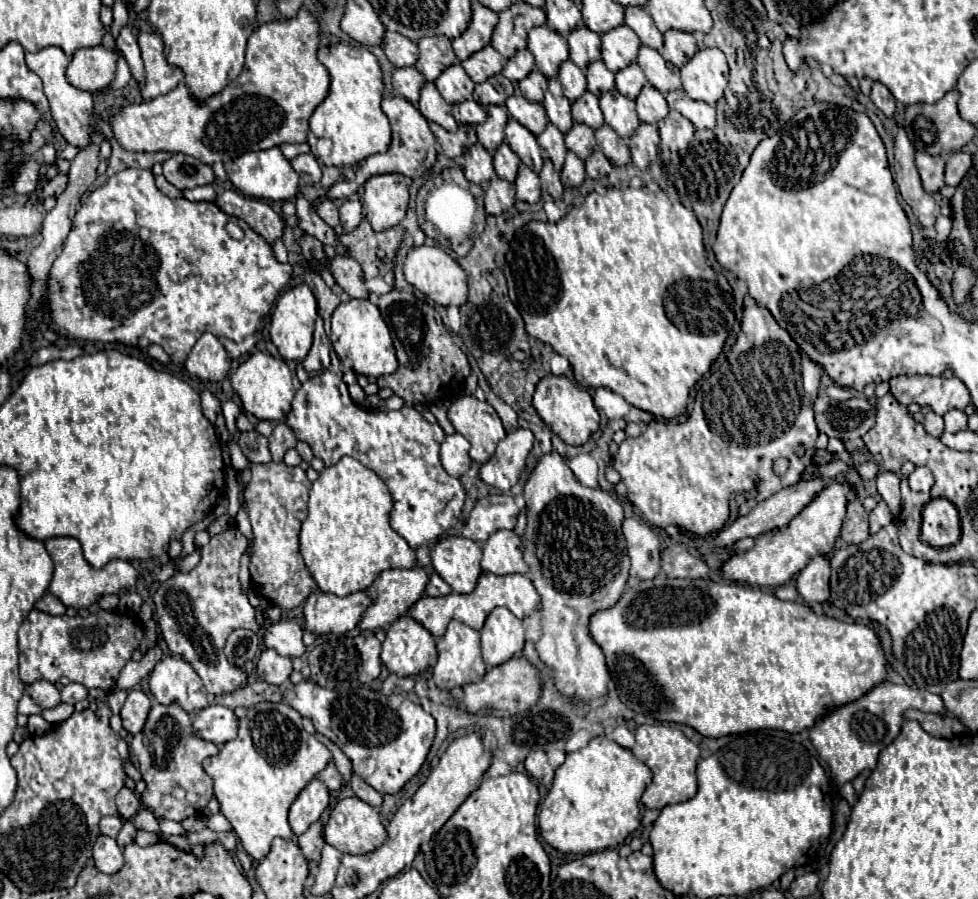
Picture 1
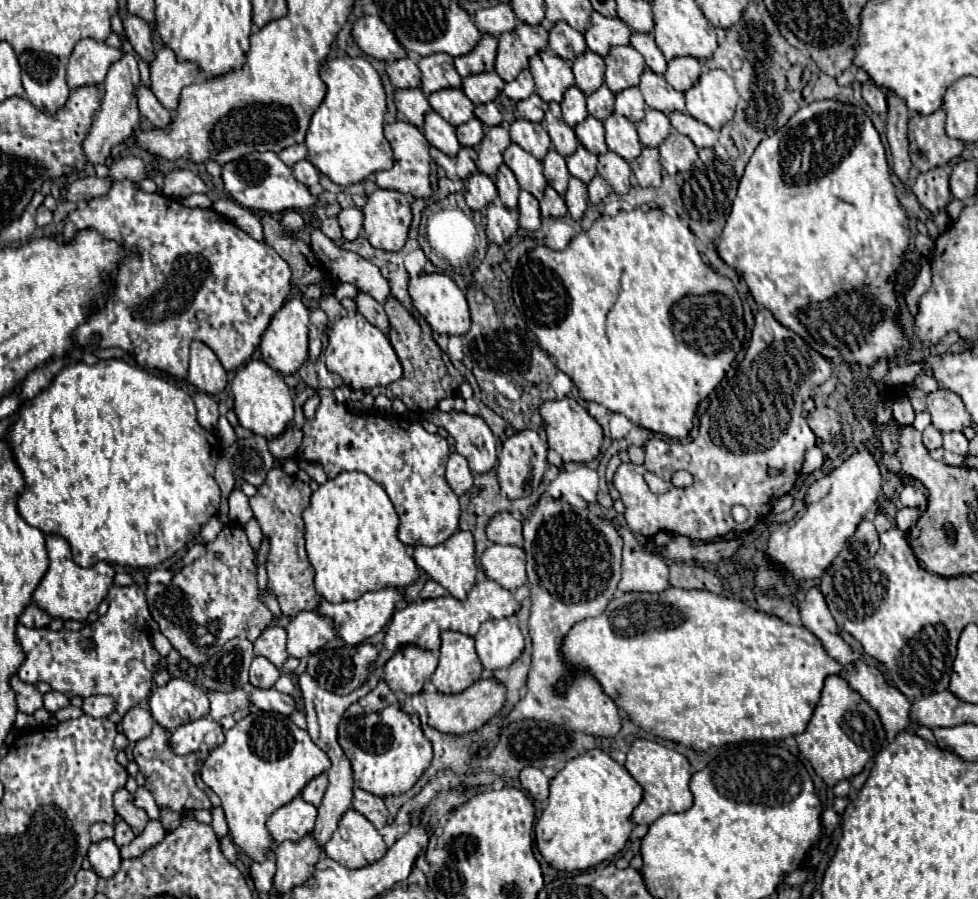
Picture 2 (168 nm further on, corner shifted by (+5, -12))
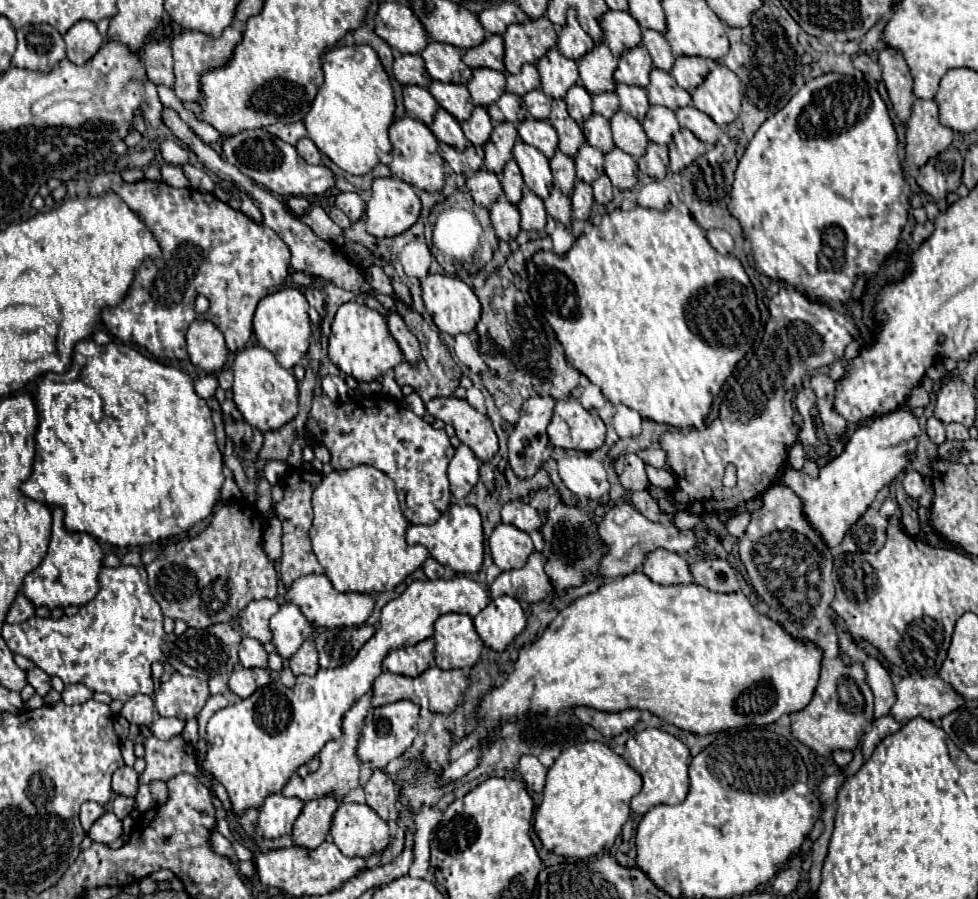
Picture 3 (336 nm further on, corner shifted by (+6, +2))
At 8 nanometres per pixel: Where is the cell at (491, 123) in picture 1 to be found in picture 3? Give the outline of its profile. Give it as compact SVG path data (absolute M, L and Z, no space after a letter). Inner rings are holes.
M498 122L492 130L492 136L490 140L484 144L484 166L486 170L494 172L494 174L500 174L506 160L512 158L512 152L510 148L514 146L518 138L518 132L516 132L516 126L512 122Z

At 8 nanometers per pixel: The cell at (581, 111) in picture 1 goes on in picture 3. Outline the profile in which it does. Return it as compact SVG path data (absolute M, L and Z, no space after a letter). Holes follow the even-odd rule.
M592 114L584 124L582 124L582 132L588 140L590 146L602 150L602 152L610 152L610 148L614 148L614 140L610 136L610 122L608 118L600 116L600 114Z

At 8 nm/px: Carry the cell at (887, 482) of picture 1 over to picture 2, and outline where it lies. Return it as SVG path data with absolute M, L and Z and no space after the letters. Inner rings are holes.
M901 508L901 510L897 510L897 514L895 514L897 528L899 528L901 532L909 532L909 528L915 526L919 514L921 514L919 508Z

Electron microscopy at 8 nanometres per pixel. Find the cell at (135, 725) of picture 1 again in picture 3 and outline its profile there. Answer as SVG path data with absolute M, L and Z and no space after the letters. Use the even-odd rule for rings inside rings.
M136 694L132 696L124 708L122 708L122 716L130 722L130 724L150 724L154 718L154 700L150 696L144 694Z

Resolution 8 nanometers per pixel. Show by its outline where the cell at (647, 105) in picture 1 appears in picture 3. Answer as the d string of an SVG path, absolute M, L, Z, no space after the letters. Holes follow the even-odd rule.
M650 106L648 114L642 120L644 132L646 136L656 142L656 144L668 144L674 136L674 132L678 132L678 120L674 116L674 112L666 106Z

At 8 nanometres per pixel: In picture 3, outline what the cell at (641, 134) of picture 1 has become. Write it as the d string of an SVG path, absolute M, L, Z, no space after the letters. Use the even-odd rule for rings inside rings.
M650 142L644 156L638 158L638 168L640 168L640 172L662 180L668 170L668 148L662 144Z

